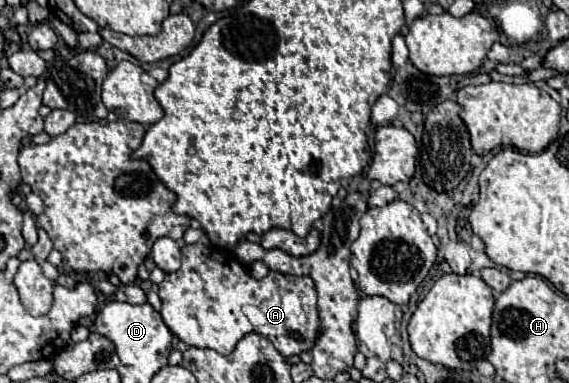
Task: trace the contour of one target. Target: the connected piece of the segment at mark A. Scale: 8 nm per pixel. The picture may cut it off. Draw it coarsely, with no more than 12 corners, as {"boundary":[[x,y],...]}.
{"boundary":[[184,245],[160,315],[186,345],[230,355],[246,333],[284,357],[312,349],[310,277],[254,279]]}

